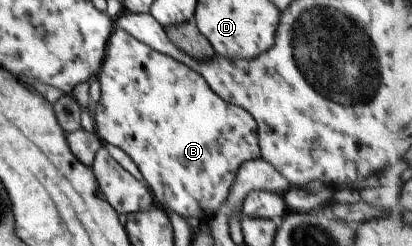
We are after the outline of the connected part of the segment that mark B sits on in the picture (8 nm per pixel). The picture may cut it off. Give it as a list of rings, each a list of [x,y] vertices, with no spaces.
[[[115,28],[107,41],[106,55],[104,56],[100,72],[97,74],[97,79],[100,82],[101,96],[97,106],[95,106],[94,123],[103,144],[113,144],[113,146],[121,148],[123,152],[126,152],[133,159],[143,178],[147,180],[153,199],[155,199],[159,206],[163,206],[162,208],[168,207],[185,218],[195,216],[199,224],[207,224],[217,212],[220,204],[225,202],[238,168],[246,160],[260,157],[256,120],[246,110],[225,102],[218,94],[215,94],[215,91],[211,90],[206,80],[197,71],[179,62],[177,59],[171,58],[168,54],[153,50],[150,46],[143,44],[143,42],[121,29]]]

